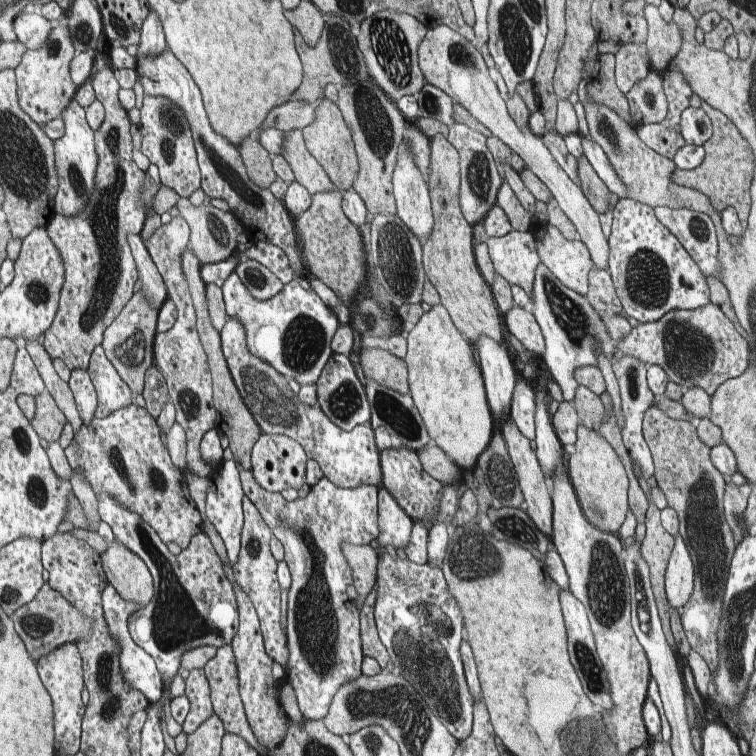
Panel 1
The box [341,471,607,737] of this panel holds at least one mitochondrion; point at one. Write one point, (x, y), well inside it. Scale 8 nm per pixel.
(440, 684)

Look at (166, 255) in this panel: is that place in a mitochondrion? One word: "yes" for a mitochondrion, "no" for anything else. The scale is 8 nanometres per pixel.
no

